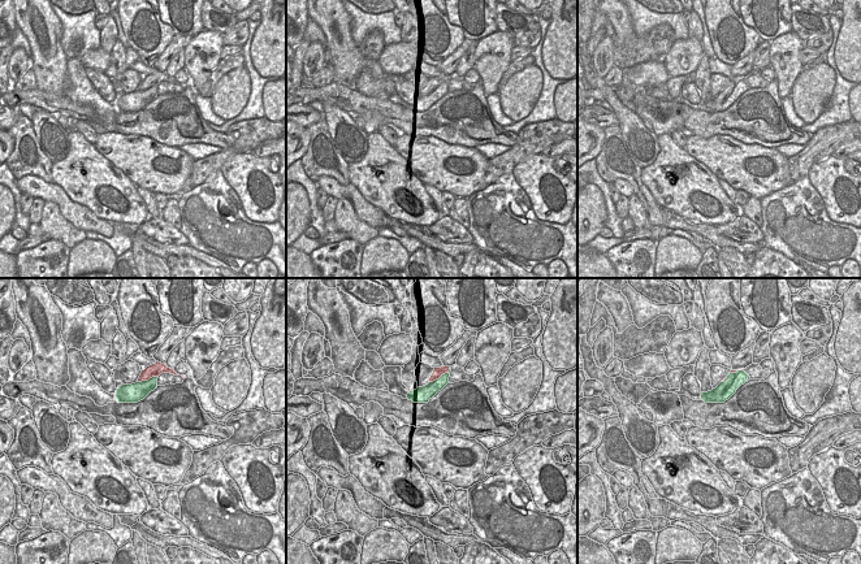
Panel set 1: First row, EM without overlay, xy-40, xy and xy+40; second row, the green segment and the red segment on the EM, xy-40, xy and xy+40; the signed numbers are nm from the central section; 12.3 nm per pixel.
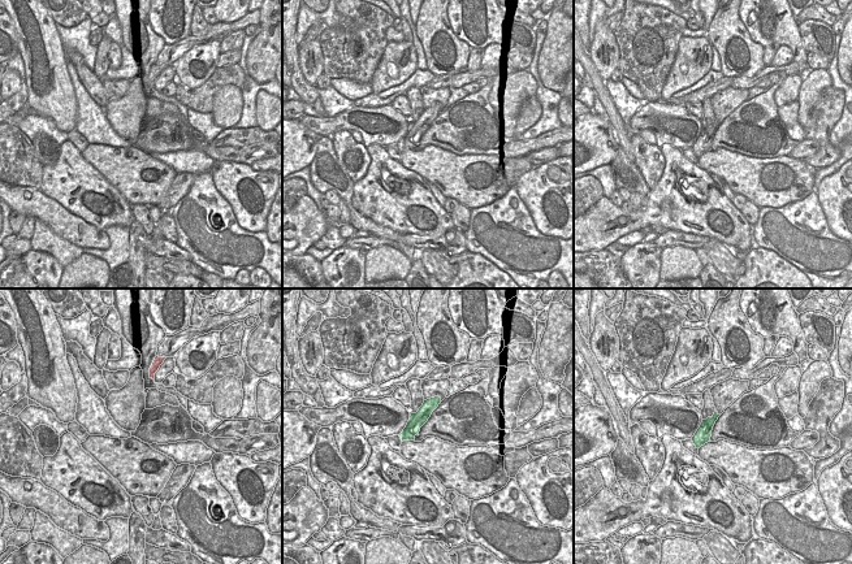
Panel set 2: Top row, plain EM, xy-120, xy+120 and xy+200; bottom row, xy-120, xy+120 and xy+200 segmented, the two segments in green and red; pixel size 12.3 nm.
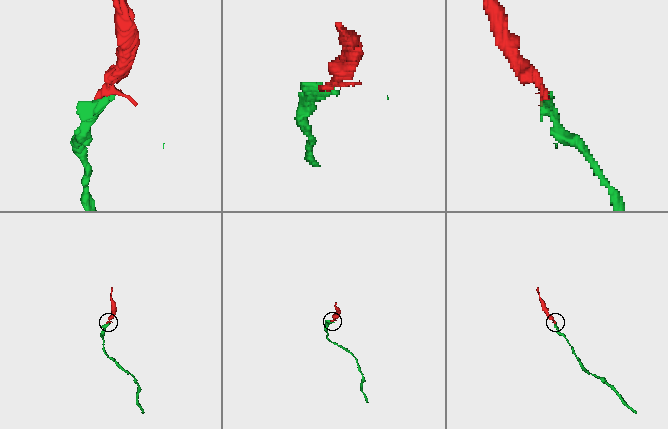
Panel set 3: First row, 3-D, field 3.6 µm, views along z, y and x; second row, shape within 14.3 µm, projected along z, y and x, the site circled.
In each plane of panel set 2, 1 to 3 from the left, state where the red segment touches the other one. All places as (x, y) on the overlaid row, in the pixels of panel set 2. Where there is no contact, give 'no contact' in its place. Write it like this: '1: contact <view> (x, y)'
1: no contact
2: no contact
3: no contact

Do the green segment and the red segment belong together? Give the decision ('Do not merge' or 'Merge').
Merge.

